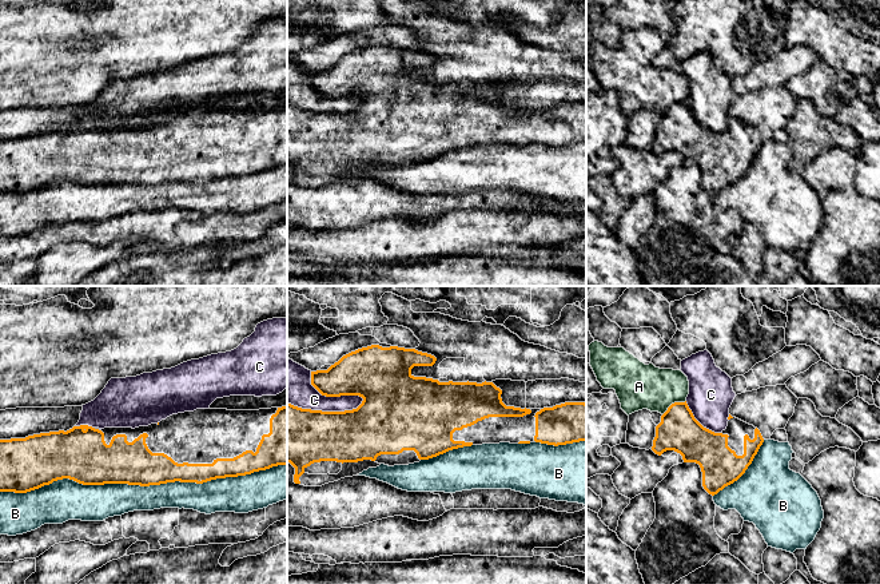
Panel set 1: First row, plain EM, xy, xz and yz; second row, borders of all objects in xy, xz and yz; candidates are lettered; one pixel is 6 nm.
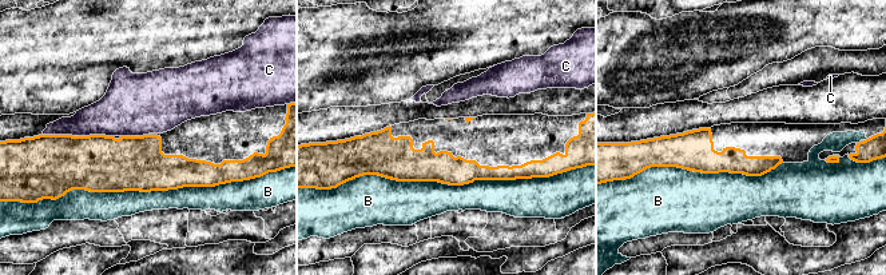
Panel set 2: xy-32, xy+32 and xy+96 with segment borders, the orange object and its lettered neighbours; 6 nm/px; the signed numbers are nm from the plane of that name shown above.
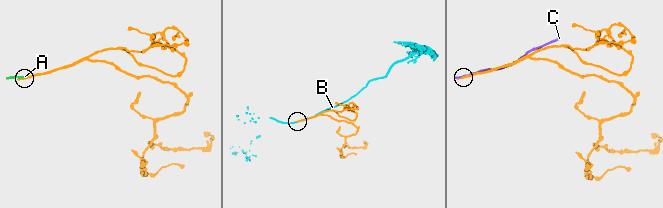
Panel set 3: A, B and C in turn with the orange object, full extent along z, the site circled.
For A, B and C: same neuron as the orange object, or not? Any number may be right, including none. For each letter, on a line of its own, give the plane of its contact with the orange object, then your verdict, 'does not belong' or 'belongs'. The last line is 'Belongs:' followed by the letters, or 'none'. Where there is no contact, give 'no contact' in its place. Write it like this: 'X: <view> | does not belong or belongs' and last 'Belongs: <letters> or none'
A: yz | does not belong
B: xy | does not belong
C: xz | does not belong
Belongs: none

